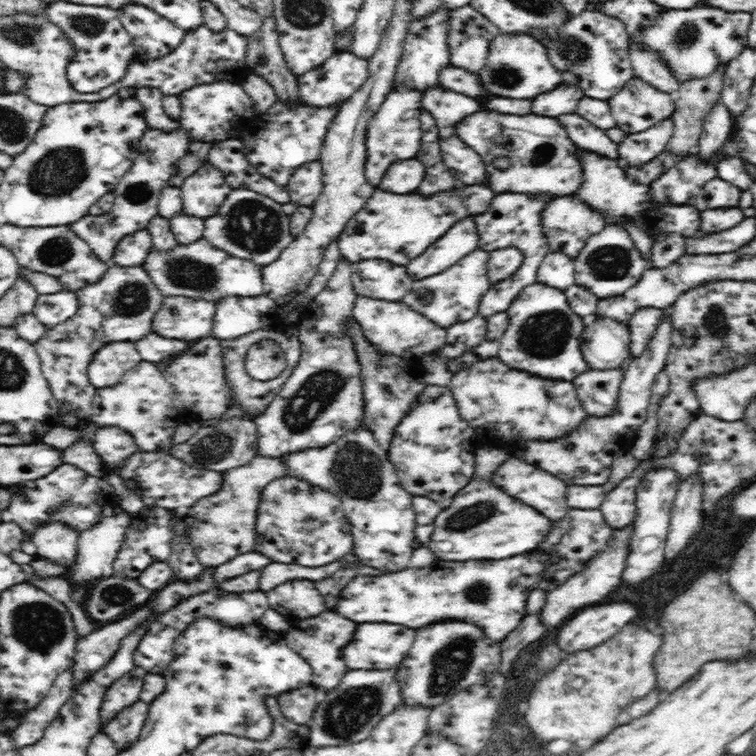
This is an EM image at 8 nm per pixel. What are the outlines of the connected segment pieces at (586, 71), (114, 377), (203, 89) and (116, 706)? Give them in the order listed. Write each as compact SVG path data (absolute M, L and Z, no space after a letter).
M589 7L568 19L558 33L558 38L544 43L550 62L558 70L570 70L580 78L580 88L586 92L586 96L608 100L634 77L629 54L630 35L621 20Z
M108 342L94 354L88 366L88 381L97 389L114 386L126 370L132 370L140 360L134 342Z
M221 81L194 86L178 94L181 101L181 127L192 141L217 143L230 139L230 132L239 128L241 123L256 118L257 112L248 93L239 84Z
M135 666L128 674L114 681L106 691L101 704L101 726L104 727L116 714L120 714L124 708L138 702L146 671Z

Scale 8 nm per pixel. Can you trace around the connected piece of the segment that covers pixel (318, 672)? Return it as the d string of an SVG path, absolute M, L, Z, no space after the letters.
M322 612L314 618L298 619L294 622L296 624L288 630L286 640L288 640L288 646L310 664L313 672L312 684L326 692L337 688L342 678L345 678L344 674L349 671L342 660L342 648L352 640L356 622L350 622L348 618L344 618L336 612Z

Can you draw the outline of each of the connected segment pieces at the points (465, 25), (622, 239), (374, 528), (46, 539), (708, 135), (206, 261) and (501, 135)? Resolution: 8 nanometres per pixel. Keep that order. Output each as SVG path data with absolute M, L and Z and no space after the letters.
M470 4L447 8L447 46L451 64L478 74L486 66L489 47L501 30Z
M607 224L598 234L590 236L586 246L574 257L576 284L590 289L600 299L624 294L651 267L650 261L634 246L628 231L617 224Z
M364 425L360 426L328 446L285 454L281 459L286 464L290 476L319 486L340 499L345 518L351 524L352 552L364 566L372 566L382 572L398 572L411 567L412 550L416 544L415 512L412 508L414 496L401 485L396 468L388 461L388 453L378 444L370 429Z
M52 522L50 526L42 526L42 530L28 540L38 546L38 556L70 568L78 554L78 538L76 530L70 530L60 522Z
M719 101L704 119L702 134L696 146L697 156L710 162L724 148L724 142L730 138L732 128L733 118L730 111Z
M204 237L190 244L176 244L168 252L150 248L144 271L165 297L188 297L220 300L224 296L260 296L264 294L262 268L251 260L244 260L212 246Z
M484 110L464 118L456 130L470 148L482 154L486 164L494 166L494 160L502 156L510 160L506 170L488 170L488 184L496 194L520 192L566 196L574 194L584 182L584 167L578 157L578 148L556 118L538 114L514 116Z

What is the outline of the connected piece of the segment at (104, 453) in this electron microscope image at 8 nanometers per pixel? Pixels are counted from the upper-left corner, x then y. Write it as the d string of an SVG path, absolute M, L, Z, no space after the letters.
M97 427L94 438L94 450L110 464L110 468L120 468L124 461L139 451L134 437L118 427Z

